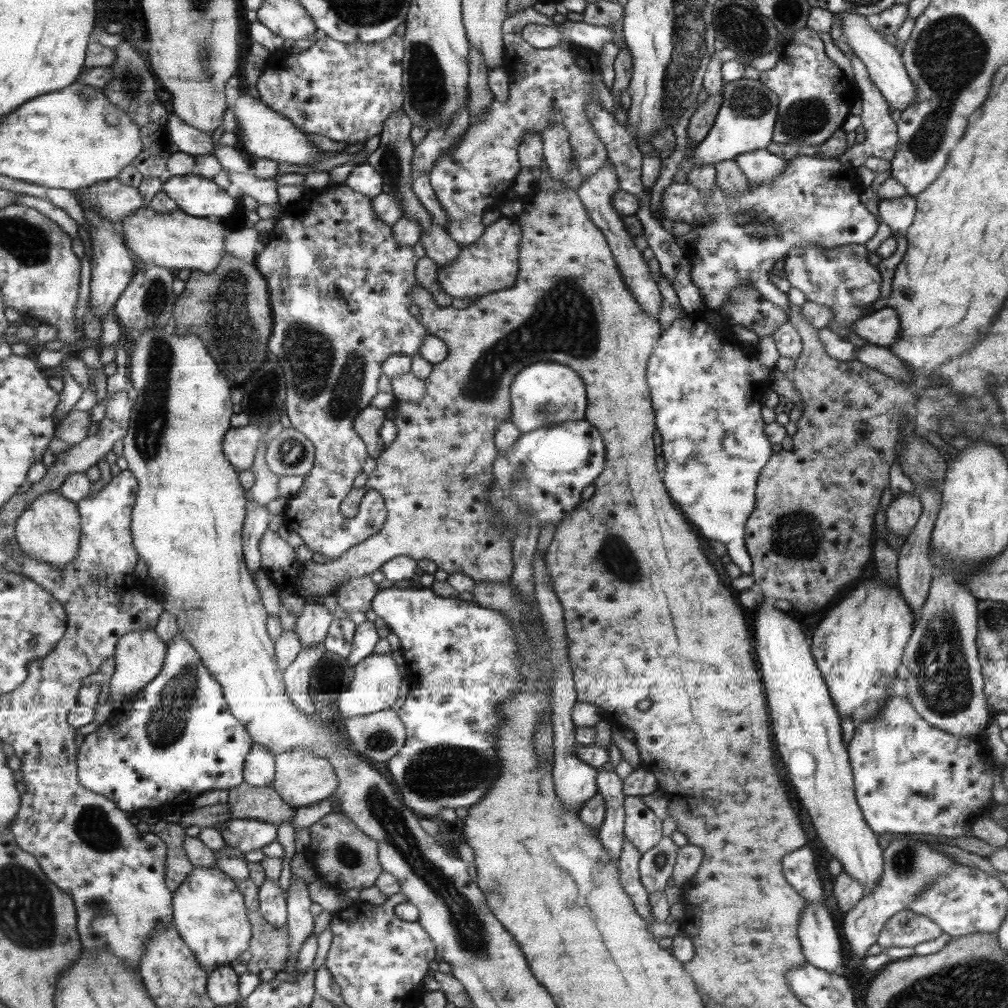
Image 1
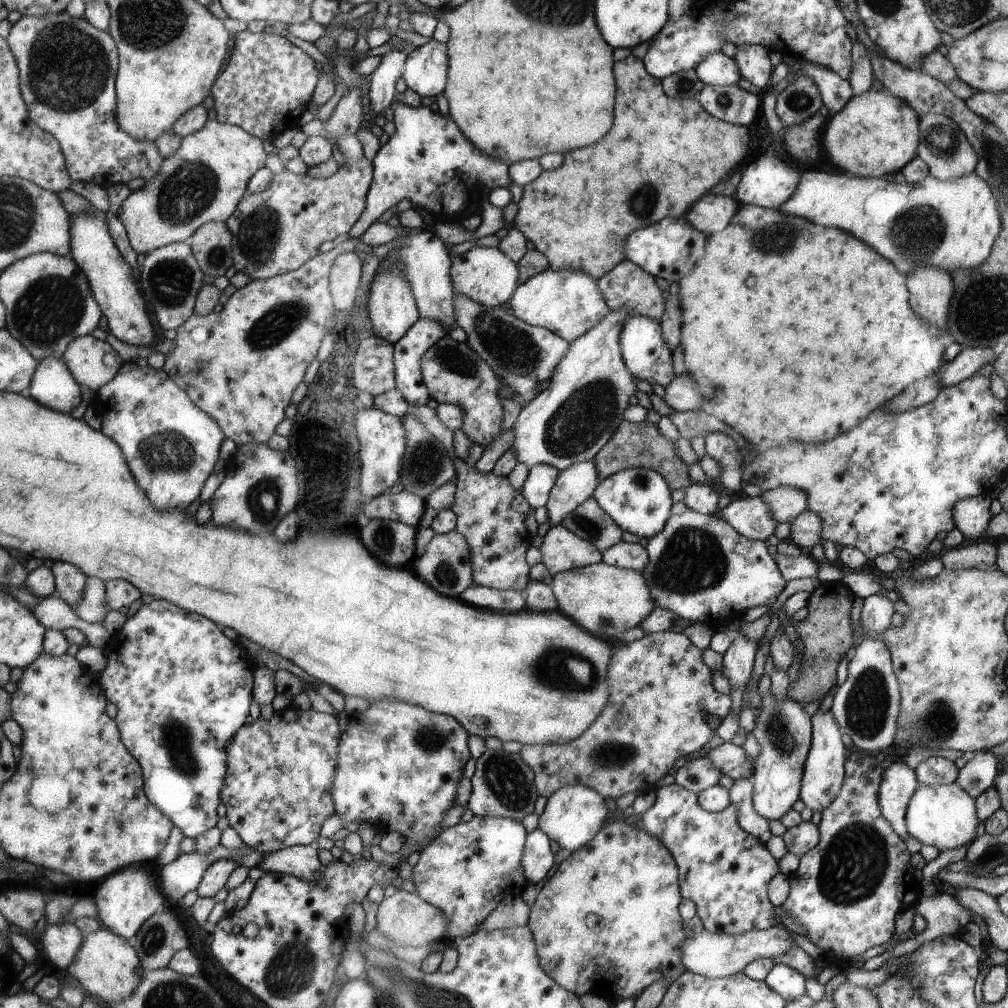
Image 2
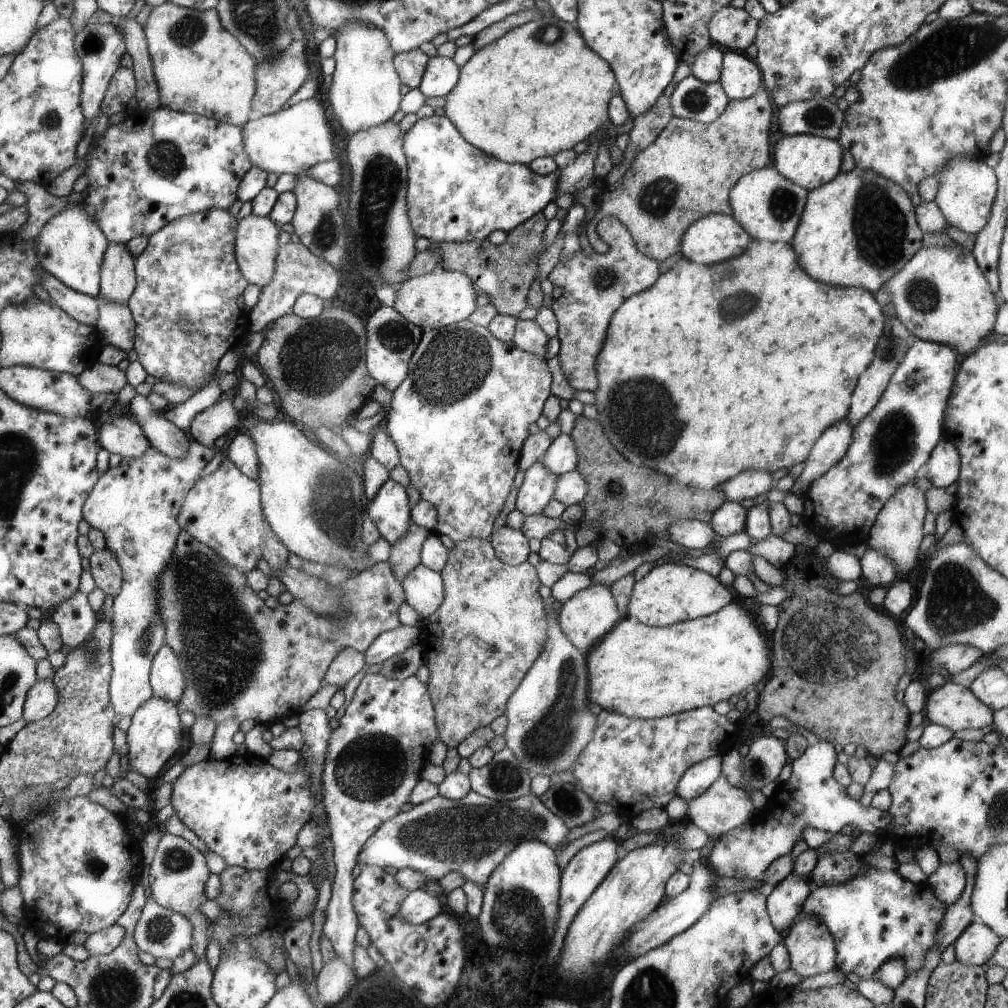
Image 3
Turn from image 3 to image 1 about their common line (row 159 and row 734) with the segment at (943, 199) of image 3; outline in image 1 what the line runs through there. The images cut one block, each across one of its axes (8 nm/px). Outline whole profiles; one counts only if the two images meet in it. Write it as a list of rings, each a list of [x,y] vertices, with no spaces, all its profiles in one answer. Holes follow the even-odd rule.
[[[933,577],[922,605],[920,624],[915,625],[906,648],[910,703],[934,727],[968,739],[983,738],[992,718],[977,645],[979,601],[956,581],[944,583],[942,577]]]

